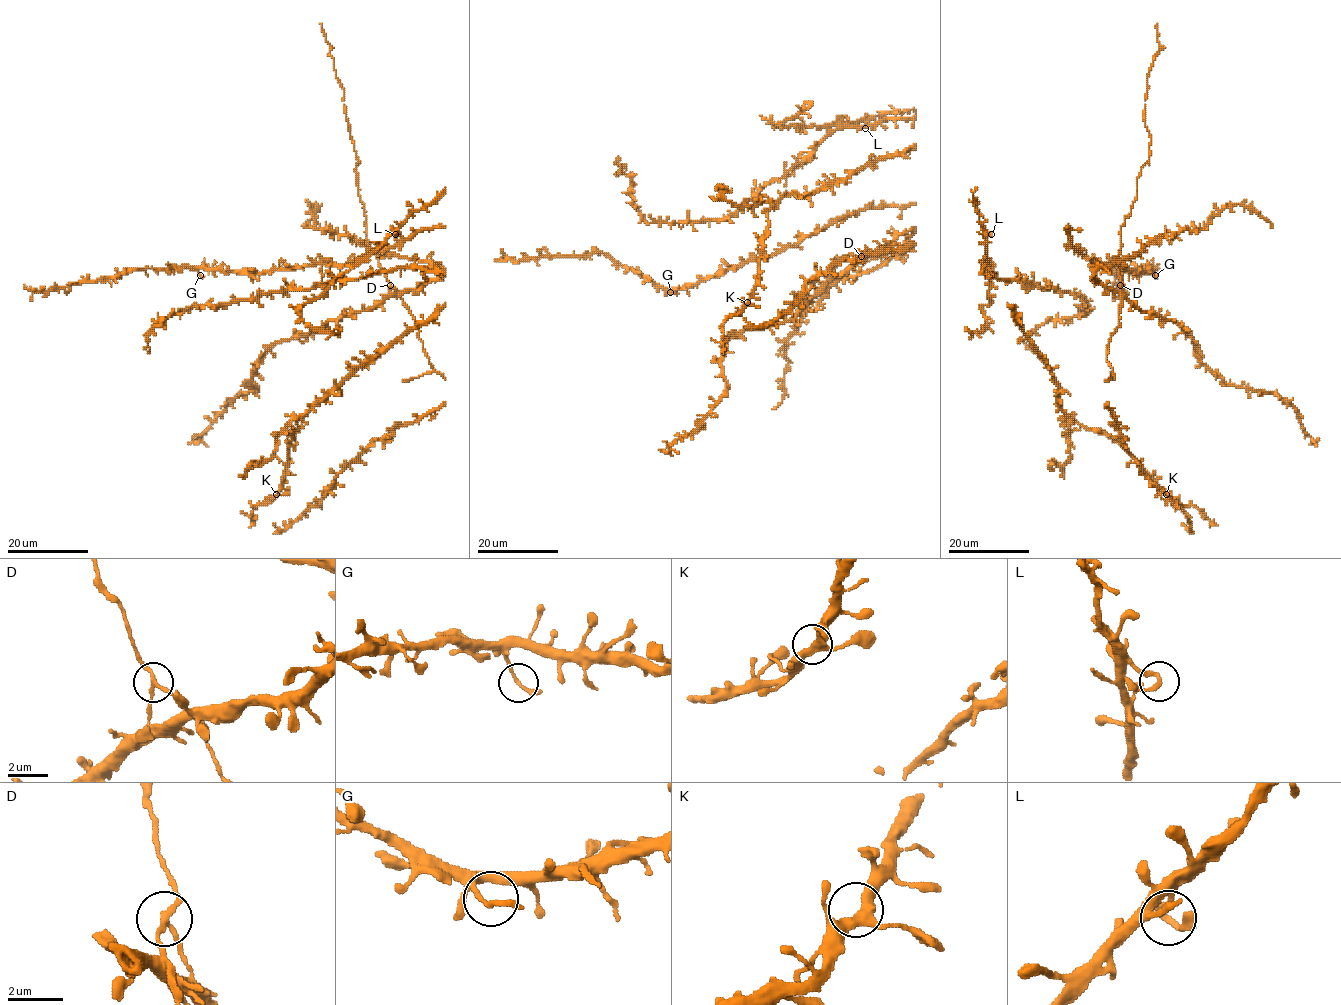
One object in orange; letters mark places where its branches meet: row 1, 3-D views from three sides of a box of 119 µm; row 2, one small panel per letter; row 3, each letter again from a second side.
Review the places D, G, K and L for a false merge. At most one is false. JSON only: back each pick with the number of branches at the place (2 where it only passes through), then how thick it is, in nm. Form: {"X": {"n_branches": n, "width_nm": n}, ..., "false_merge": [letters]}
{"false_merge": []}

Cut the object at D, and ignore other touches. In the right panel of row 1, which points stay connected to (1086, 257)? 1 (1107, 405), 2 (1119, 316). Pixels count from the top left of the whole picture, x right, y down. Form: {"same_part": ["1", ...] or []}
{"same_part": ["1"]}

